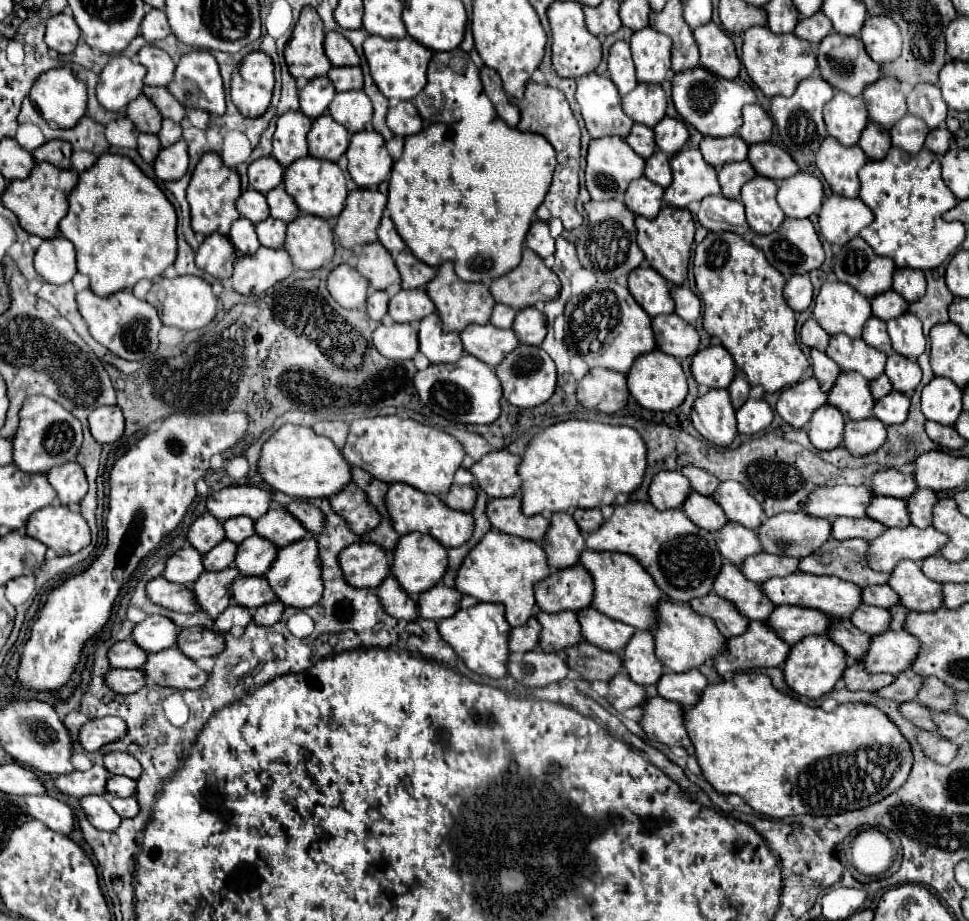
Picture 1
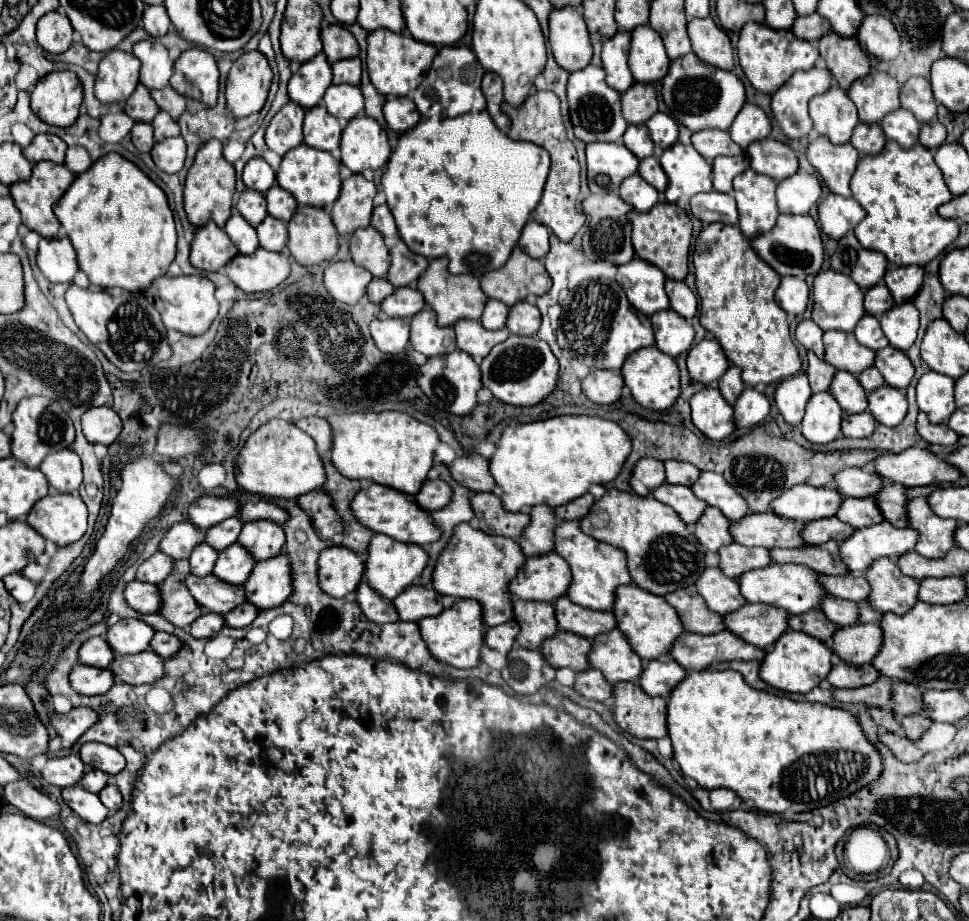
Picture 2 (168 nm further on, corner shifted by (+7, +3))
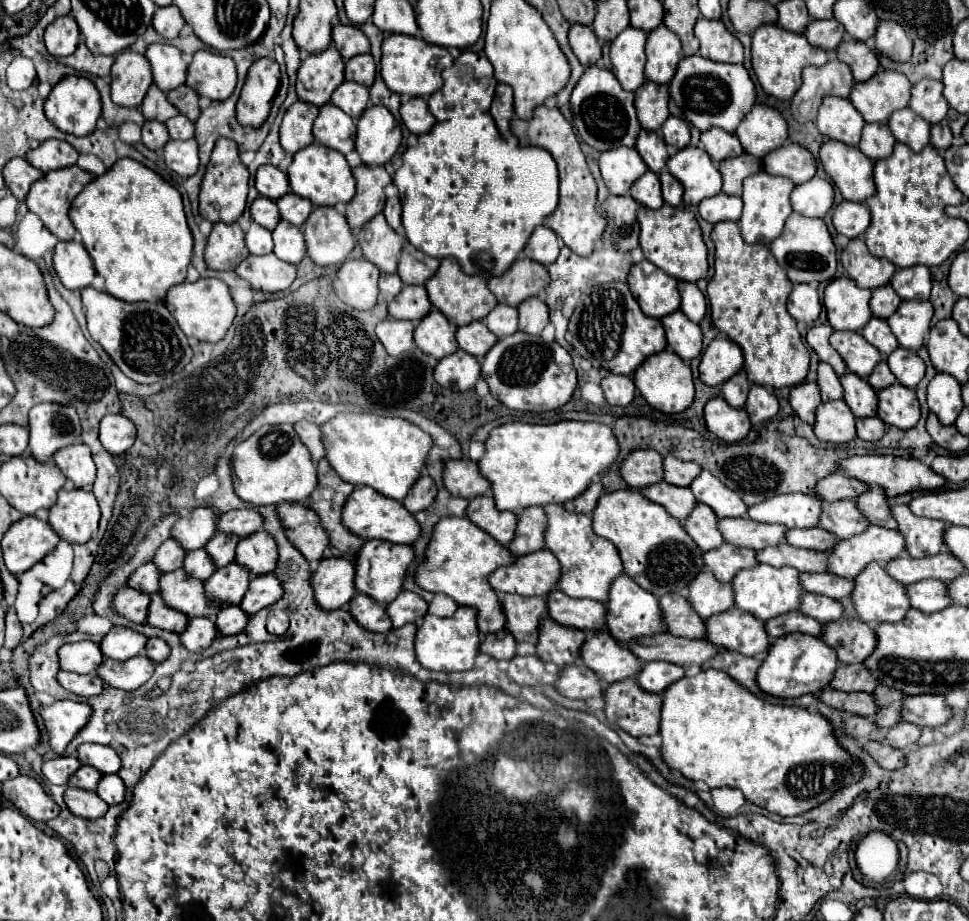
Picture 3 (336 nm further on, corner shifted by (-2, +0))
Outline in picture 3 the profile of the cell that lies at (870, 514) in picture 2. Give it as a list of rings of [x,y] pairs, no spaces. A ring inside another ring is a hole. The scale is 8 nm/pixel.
[[[844,499],[828,503],[828,507],[824,507],[824,515],[820,517],[820,527],[830,533],[836,533],[840,539],[848,539],[852,535],[864,533],[870,527],[870,521],[864,517],[858,503]]]

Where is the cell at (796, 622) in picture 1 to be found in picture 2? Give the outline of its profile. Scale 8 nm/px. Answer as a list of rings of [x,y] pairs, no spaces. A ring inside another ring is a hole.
[[[743,604],[723,616],[725,630],[737,634],[745,642],[767,650],[787,630],[787,612],[767,604]]]

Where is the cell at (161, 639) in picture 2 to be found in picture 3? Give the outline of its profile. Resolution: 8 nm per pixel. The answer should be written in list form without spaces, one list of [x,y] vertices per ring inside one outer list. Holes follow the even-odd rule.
[[[148,639],[148,647],[146,647],[146,655],[154,661],[154,663],[160,663],[160,661],[166,661],[168,655],[170,655],[170,647],[166,641],[162,639]]]

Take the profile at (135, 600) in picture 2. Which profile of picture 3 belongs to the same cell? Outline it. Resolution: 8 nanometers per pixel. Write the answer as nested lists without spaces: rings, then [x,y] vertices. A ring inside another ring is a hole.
[[[132,587],[120,589],[114,597],[114,609],[134,623],[144,623],[146,621],[148,603],[150,603],[150,595],[146,595],[142,591],[136,591]]]

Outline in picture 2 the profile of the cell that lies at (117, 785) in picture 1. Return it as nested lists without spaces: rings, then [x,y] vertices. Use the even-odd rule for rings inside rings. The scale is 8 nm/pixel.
[[[85,770],[83,780],[81,780],[81,786],[85,790],[97,794],[103,786],[107,786],[107,782],[109,782],[109,776],[105,772],[101,772],[101,770]]]

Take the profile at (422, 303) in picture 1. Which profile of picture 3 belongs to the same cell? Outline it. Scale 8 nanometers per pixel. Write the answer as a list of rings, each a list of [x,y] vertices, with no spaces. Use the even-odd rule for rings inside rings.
[[[404,287],[400,295],[392,297],[388,303],[388,313],[394,319],[406,319],[414,323],[418,323],[424,315],[428,315],[430,309],[432,303],[424,287]]]

